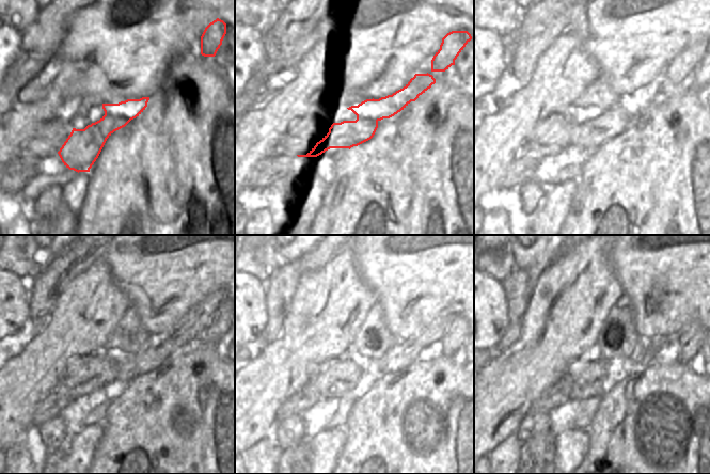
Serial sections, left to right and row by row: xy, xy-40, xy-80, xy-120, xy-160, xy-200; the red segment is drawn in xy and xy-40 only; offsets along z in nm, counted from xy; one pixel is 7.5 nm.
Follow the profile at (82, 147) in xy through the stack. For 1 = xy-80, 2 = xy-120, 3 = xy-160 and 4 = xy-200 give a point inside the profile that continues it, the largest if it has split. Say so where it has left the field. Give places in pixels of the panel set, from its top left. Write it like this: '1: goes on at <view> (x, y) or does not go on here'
1: goes on at xy-80 (676, 79)
2: goes on at xy-120 (194, 322)
3: goes on at xy-160 (405, 352)
4: goes on at xy-200 (648, 348)

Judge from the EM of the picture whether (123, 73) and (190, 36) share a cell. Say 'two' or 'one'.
one

